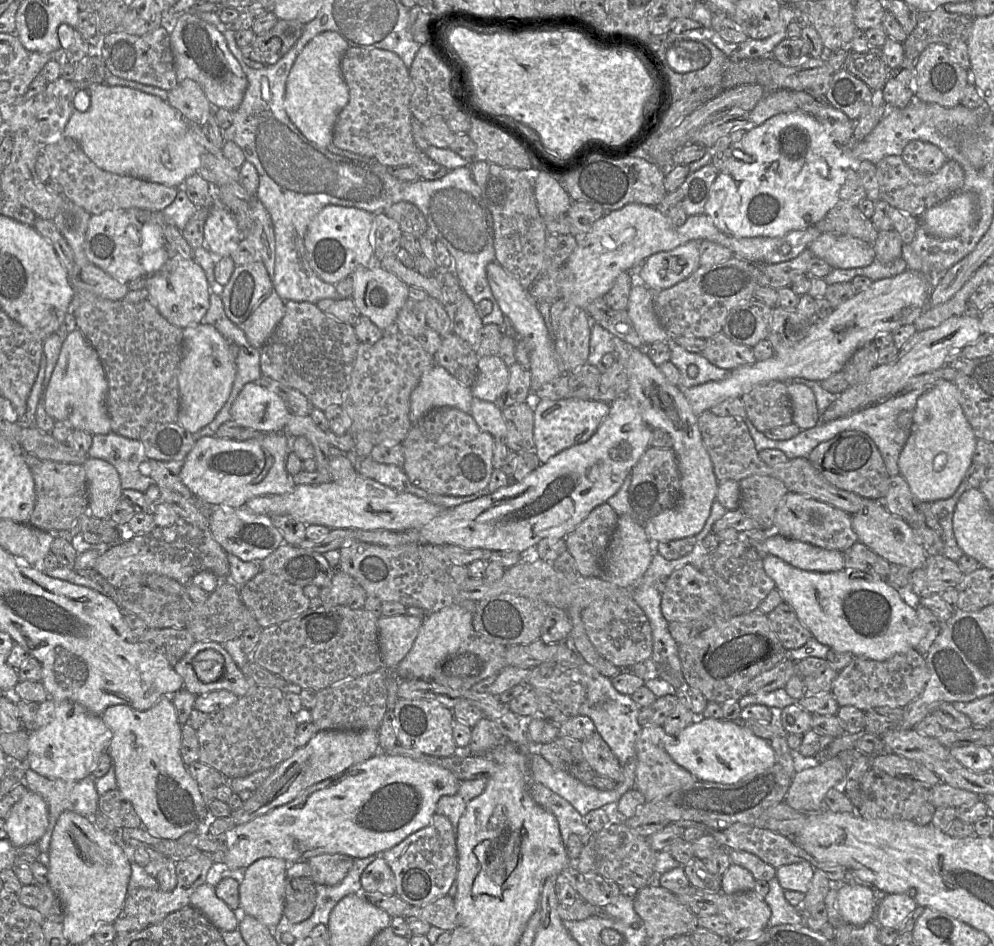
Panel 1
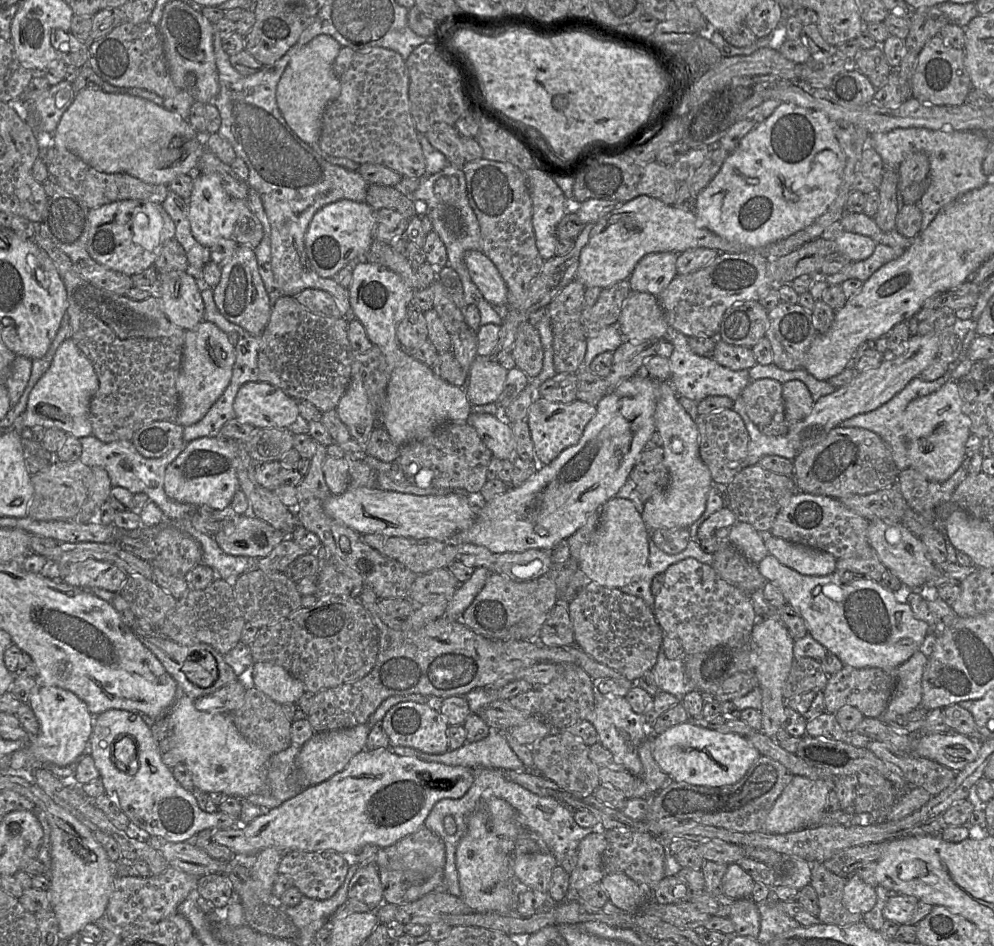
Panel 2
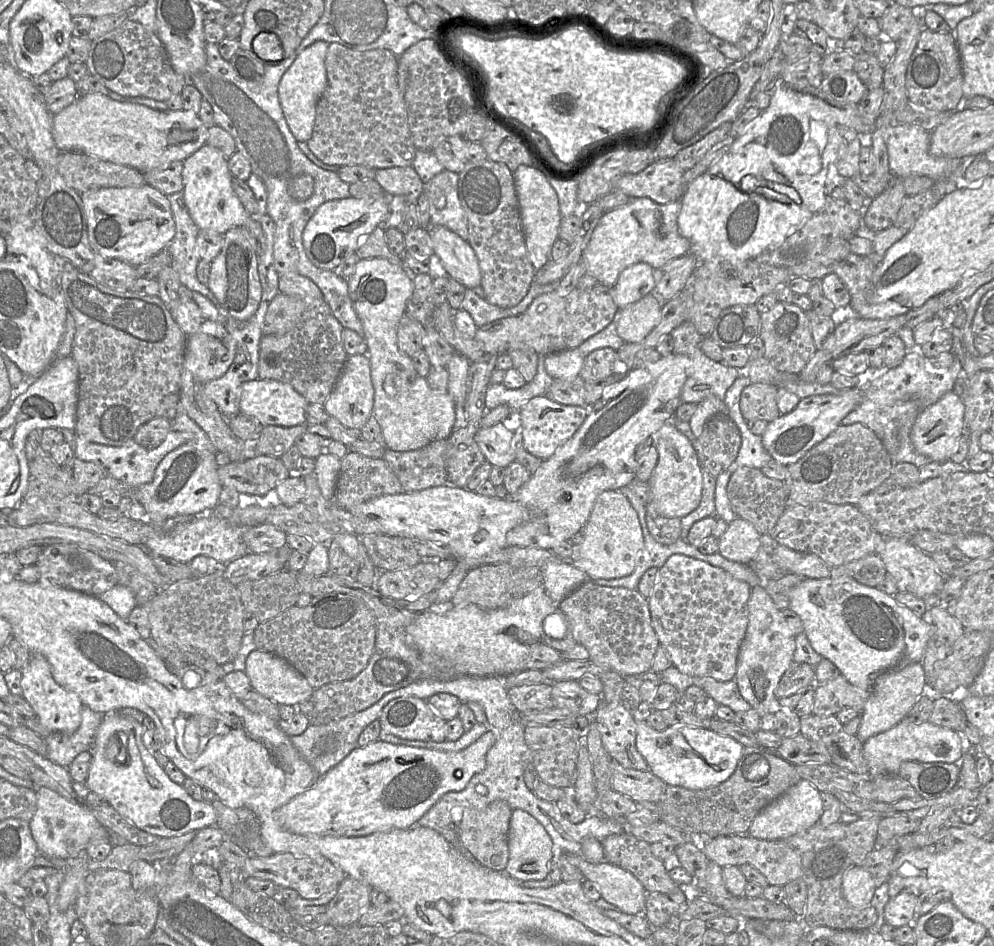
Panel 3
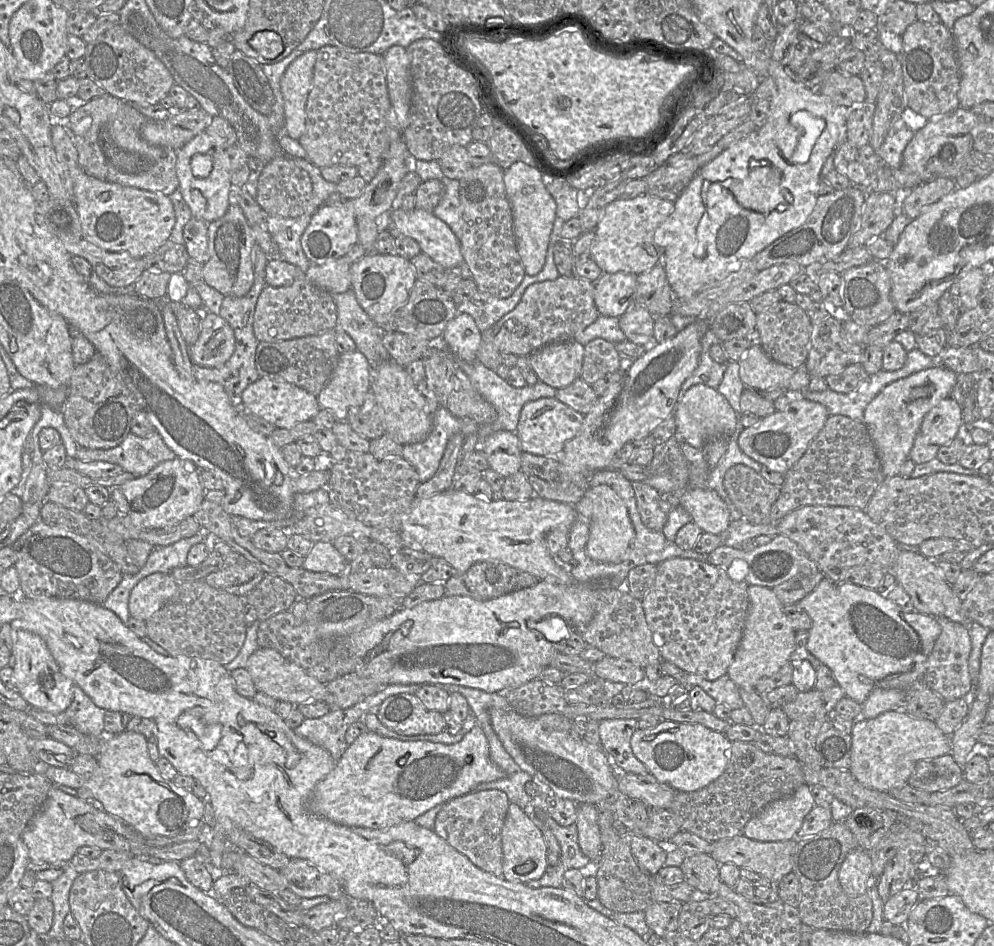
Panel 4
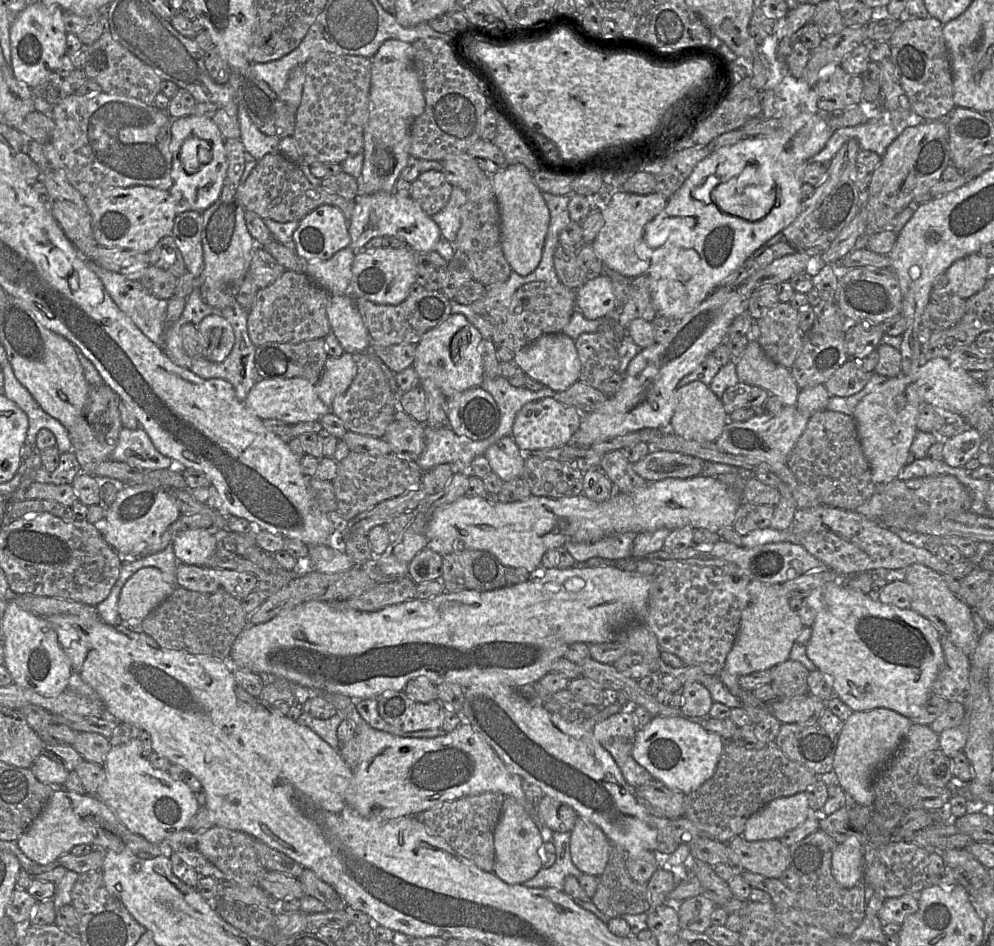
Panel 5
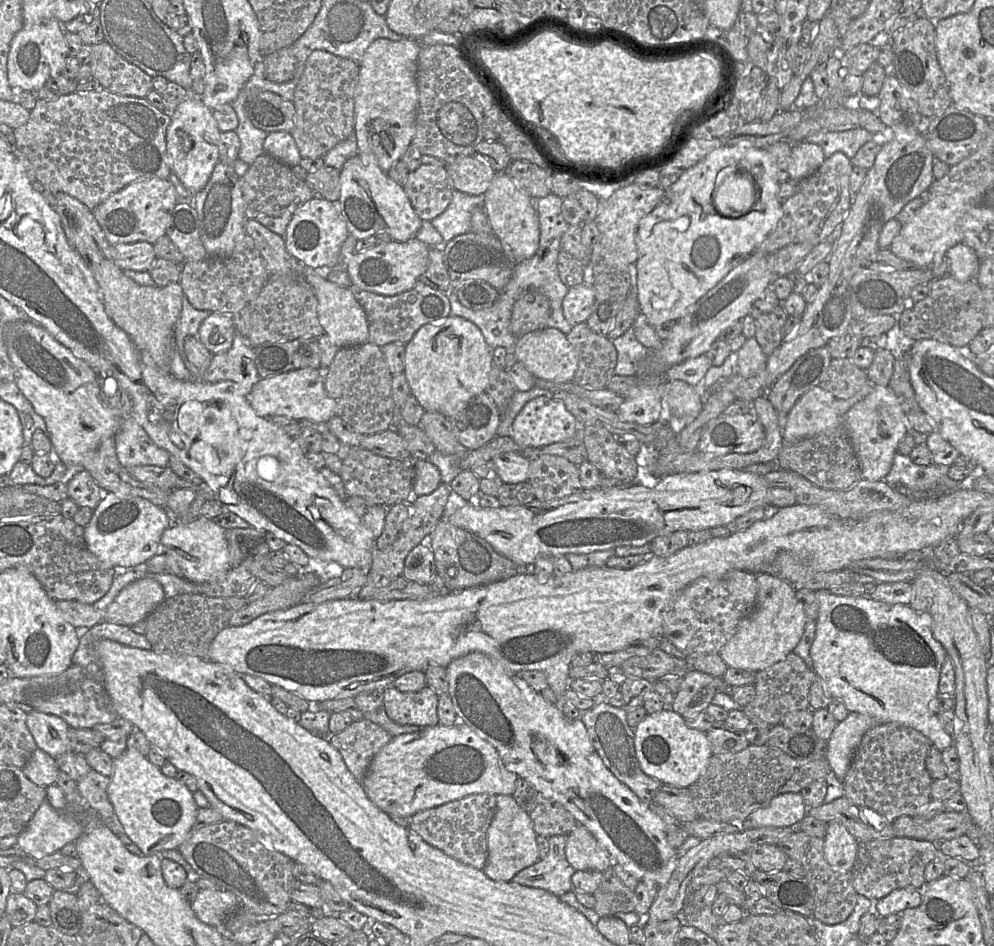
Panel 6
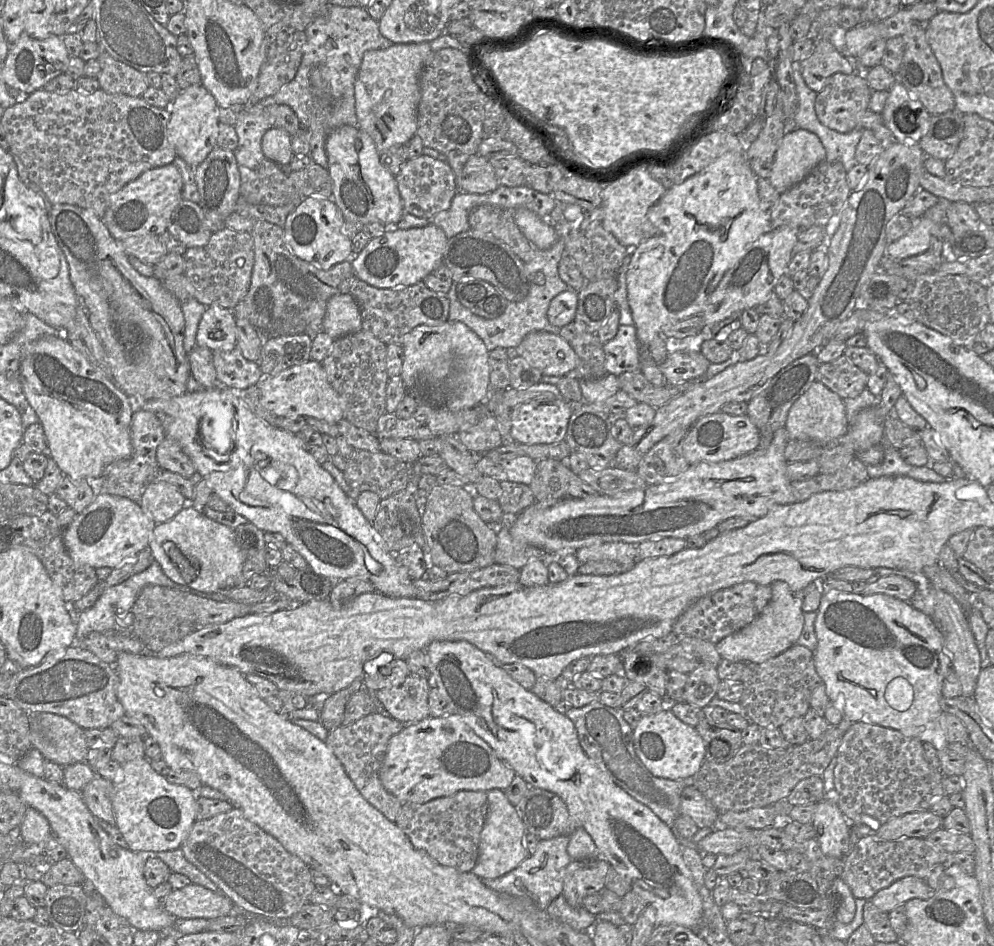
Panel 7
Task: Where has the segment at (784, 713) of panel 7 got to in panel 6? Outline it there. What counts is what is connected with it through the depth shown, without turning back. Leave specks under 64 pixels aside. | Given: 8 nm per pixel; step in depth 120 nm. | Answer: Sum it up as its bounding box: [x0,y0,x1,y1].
[742,651,816,727]

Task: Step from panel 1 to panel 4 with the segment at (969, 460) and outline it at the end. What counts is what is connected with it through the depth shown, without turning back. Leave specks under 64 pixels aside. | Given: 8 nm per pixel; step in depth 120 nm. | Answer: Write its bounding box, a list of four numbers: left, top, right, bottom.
[920,397,962,446]

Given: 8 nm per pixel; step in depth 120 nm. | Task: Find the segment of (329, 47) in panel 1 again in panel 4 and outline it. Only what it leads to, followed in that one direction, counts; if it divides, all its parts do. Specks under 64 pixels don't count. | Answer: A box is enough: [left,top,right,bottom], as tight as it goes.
[281,50,317,140]

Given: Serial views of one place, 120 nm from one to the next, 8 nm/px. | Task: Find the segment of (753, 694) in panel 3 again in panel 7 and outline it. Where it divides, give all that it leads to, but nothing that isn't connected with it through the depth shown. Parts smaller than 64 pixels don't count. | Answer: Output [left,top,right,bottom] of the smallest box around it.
[716,581,804,663]

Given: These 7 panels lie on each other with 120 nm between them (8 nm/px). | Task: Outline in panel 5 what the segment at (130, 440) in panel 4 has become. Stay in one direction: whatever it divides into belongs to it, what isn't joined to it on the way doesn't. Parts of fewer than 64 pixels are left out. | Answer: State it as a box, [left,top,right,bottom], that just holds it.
[110,427,172,470]

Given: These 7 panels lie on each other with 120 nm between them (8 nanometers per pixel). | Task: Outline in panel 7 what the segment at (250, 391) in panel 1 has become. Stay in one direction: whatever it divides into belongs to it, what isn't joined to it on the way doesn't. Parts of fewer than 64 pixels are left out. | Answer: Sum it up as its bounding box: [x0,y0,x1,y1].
[258,359,344,424]

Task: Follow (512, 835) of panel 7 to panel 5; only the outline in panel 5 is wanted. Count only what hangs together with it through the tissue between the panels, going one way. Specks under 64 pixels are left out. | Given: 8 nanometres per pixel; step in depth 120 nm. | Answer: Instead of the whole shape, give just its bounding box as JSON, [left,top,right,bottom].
[493,797,543,884]

